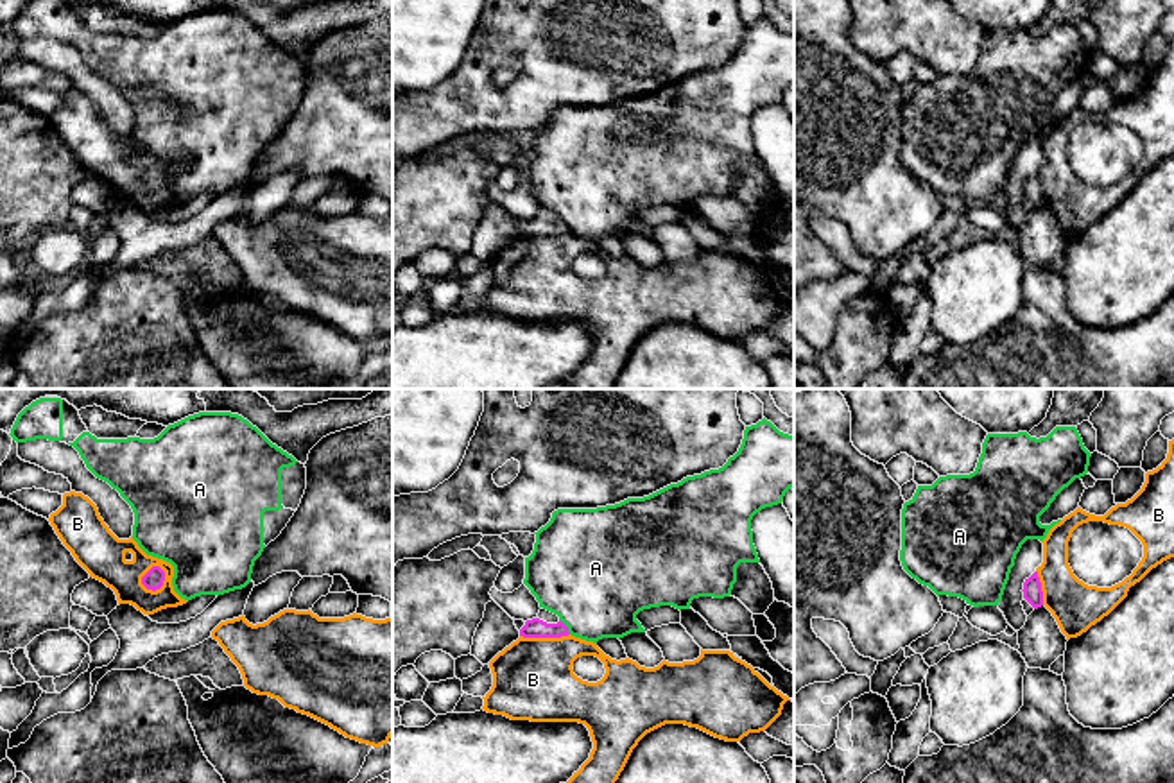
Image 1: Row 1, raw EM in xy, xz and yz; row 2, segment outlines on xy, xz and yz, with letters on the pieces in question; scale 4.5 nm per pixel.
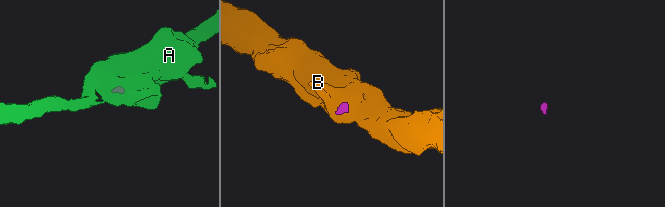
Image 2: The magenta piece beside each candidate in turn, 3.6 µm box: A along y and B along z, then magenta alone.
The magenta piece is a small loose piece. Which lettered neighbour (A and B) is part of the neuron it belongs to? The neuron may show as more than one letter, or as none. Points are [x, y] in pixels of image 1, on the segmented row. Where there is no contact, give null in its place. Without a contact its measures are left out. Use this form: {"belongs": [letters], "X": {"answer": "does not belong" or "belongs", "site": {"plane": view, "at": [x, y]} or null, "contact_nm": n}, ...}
{"belongs": [], "A": {"answer": "does not belong", "site": {"plane": "xz", "at": [565, 626]}, "contact_nm": 90}, "B": {"answer": "does not belong", "site": {"plane": "xy", "at": [164, 579]}, "contact_nm": 130}}

